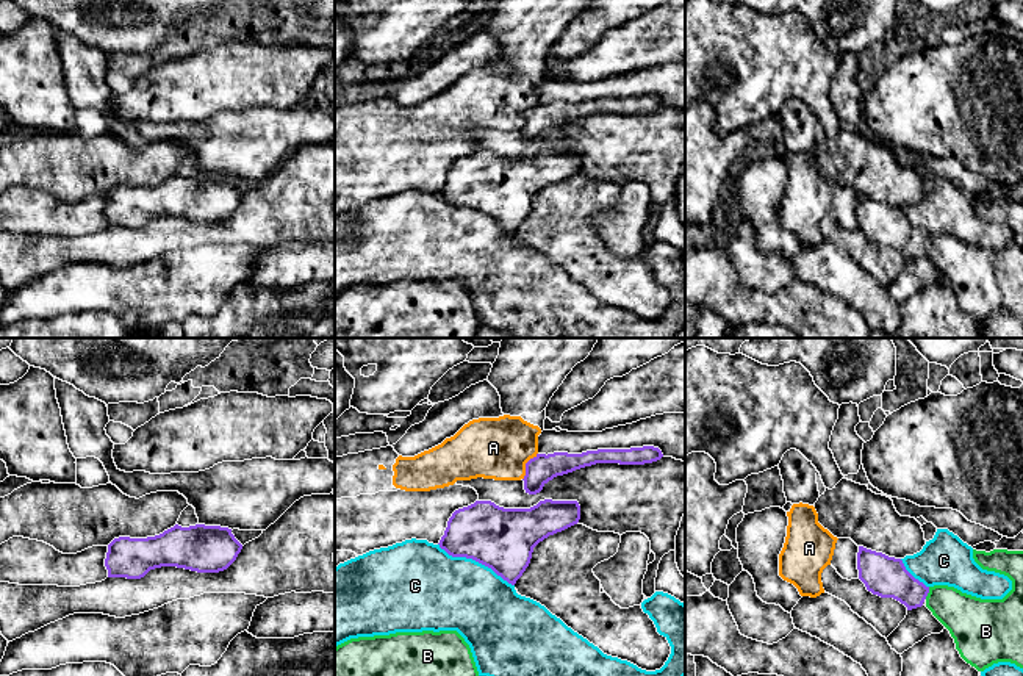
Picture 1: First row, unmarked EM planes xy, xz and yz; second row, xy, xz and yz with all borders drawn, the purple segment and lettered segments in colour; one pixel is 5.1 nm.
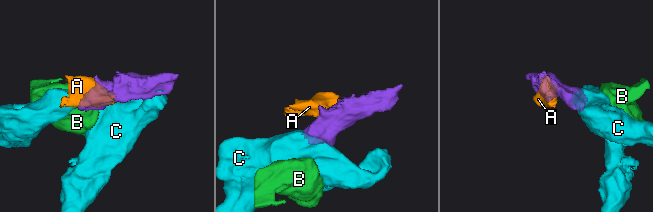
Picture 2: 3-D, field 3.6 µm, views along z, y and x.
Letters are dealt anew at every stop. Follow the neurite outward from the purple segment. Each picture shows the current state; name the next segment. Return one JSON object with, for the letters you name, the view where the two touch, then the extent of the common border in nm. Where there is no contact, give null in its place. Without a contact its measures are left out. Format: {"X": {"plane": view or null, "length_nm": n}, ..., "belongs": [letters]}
{"B": {"plane": "yz", "length_nm": 70}, "belongs": ["B"]}

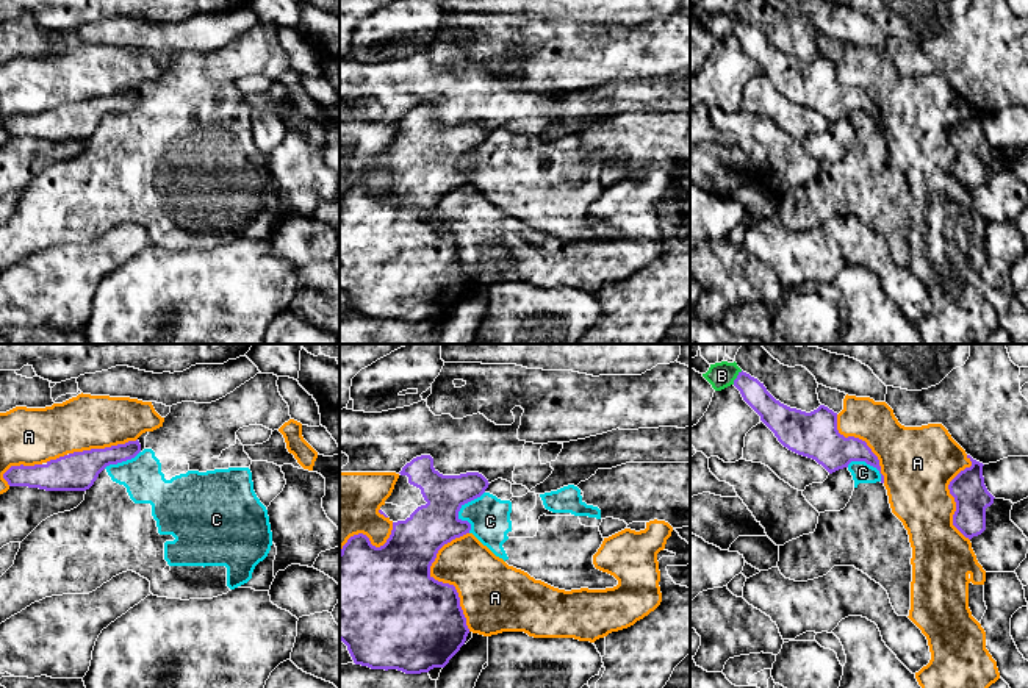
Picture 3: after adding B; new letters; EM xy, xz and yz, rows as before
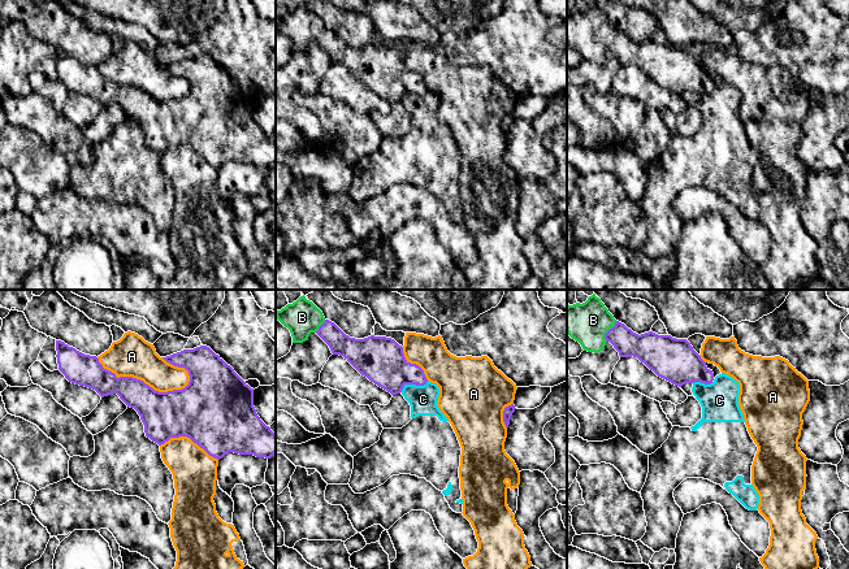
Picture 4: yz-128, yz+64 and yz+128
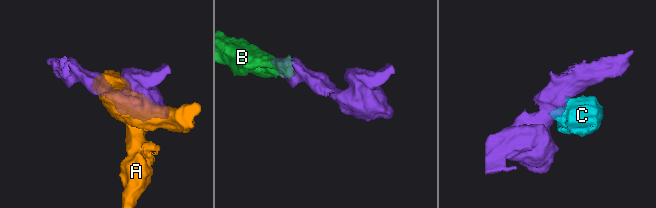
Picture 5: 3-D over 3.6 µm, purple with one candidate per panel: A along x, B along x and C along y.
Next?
{"B": {"plane": "yz", "length_nm": 90}, "belongs": ["B"]}

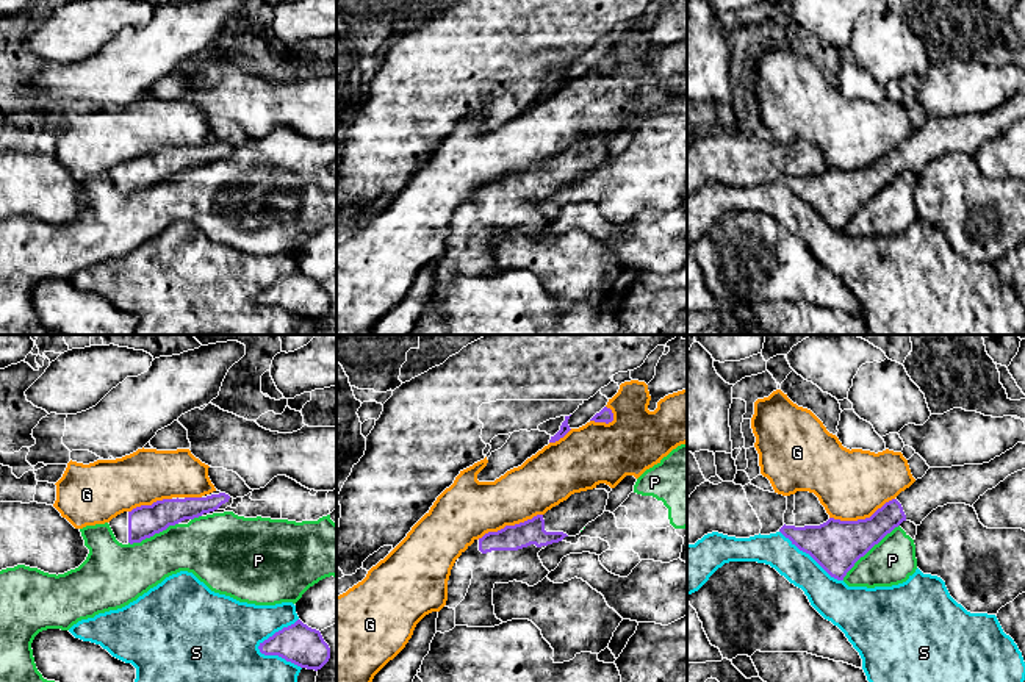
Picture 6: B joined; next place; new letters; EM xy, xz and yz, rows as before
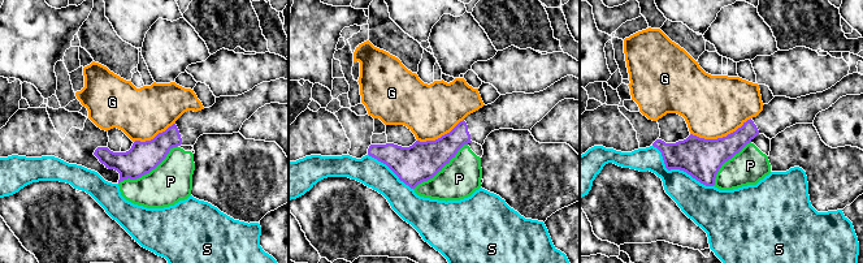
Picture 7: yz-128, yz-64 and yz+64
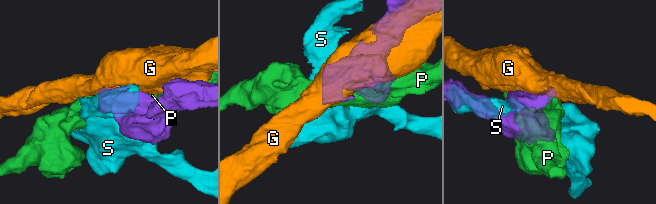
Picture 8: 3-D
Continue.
{"belongs": []}

